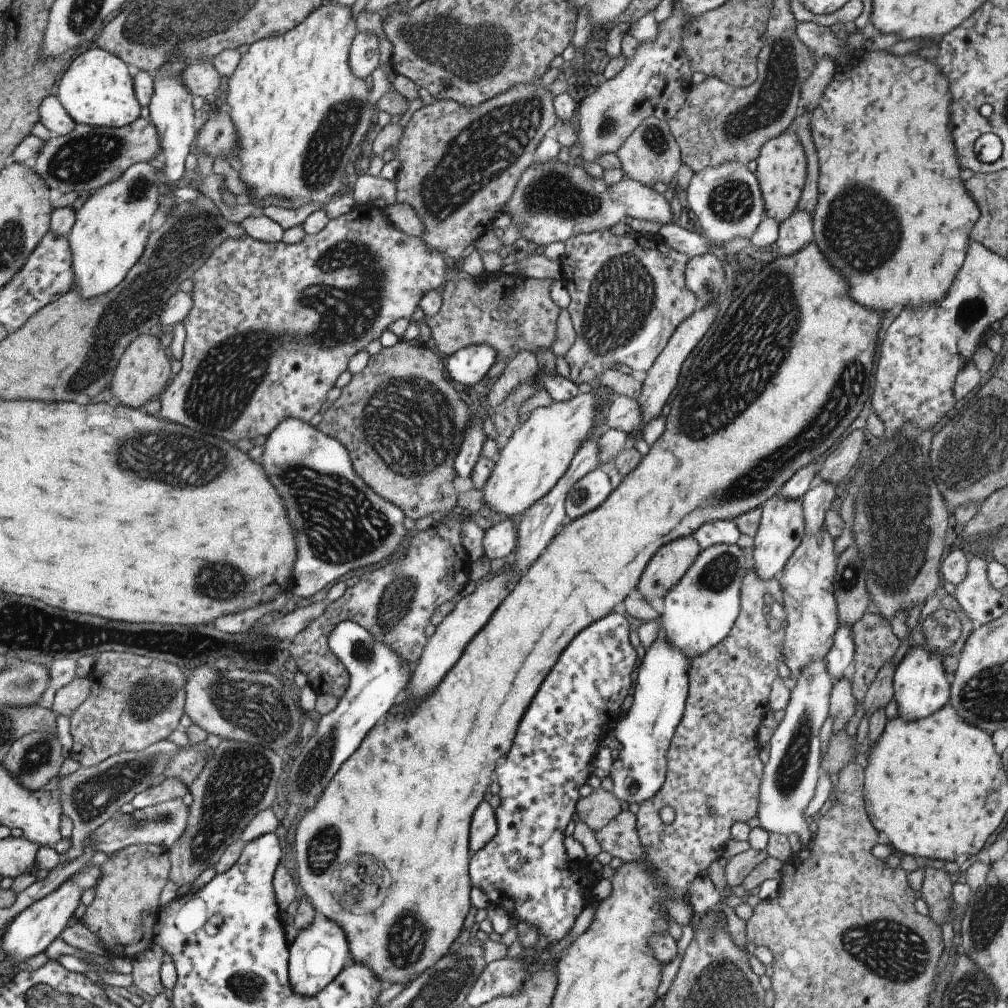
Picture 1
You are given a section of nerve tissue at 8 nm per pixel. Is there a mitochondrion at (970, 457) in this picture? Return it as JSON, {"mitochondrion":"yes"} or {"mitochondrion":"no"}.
{"mitochondrion":"yes"}

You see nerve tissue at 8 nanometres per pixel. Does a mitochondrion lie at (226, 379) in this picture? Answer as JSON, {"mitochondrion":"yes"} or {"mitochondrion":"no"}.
{"mitochondrion":"yes"}

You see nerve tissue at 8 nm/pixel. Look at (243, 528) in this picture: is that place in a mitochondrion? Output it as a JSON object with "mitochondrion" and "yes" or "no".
{"mitochondrion":"no"}

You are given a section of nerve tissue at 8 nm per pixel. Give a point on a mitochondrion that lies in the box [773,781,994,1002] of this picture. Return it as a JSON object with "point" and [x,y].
{"point":[889,950]}

